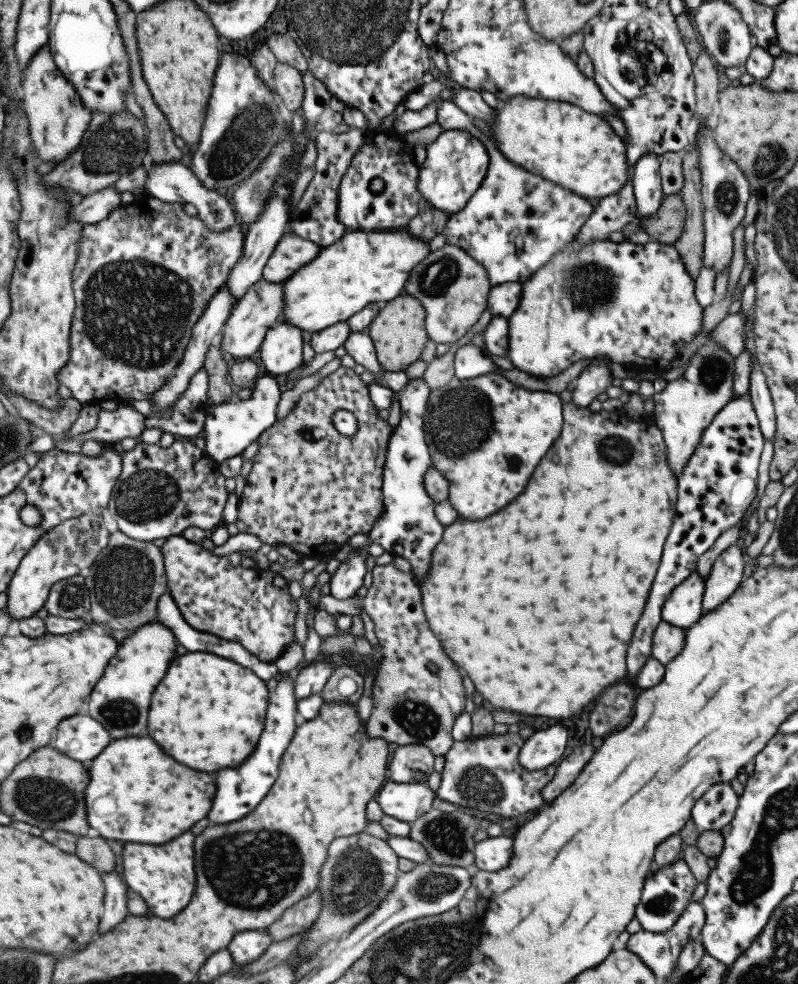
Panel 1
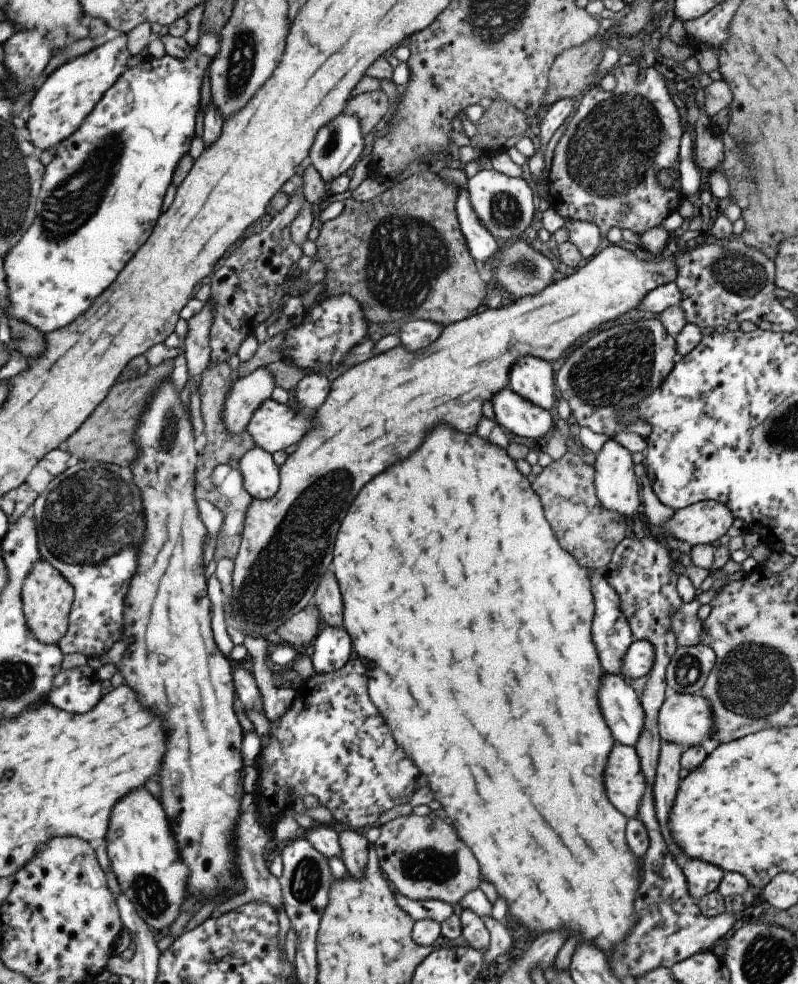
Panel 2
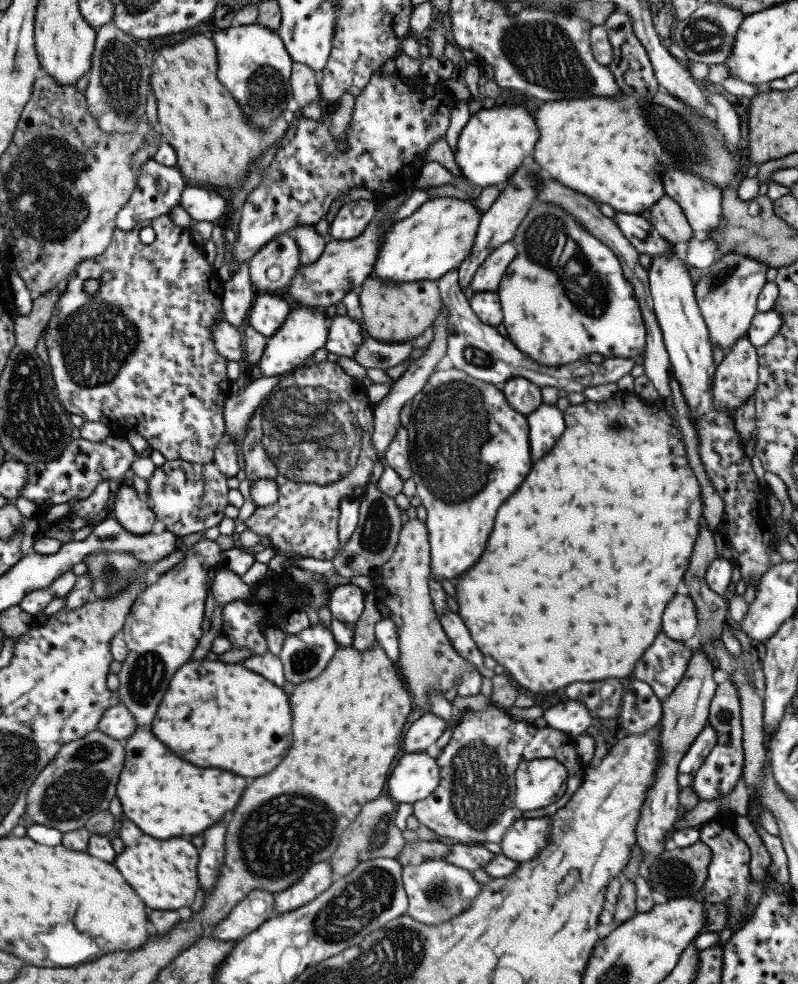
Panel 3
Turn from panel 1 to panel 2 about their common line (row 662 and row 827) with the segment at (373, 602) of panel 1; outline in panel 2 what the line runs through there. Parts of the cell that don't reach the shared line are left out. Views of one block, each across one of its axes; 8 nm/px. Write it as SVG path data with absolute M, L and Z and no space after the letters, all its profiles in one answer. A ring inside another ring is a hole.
M412 813L383 824L380 827L380 836L372 845L376 848L381 871L389 880L394 891L405 897L417 901L438 899L455 905L466 893L472 892L480 886L480 866L478 866L472 850L458 838L456 830L448 822L434 818L432 814L419 816Z

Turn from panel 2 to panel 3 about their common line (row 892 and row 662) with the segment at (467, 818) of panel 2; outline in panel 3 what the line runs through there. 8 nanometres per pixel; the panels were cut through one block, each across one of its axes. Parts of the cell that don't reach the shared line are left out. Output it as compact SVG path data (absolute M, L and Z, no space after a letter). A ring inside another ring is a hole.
M618 390L612 398L604 402L585 400L577 405L570 404L563 411L563 415L564 434L550 450L550 454L540 458L532 466L530 474L516 490L516 494L512 494L500 506L484 556L472 570L468 570L468 574L464 574L464 578L460 576L456 578L455 583L458 614L468 626L476 646L484 652L483 656L492 656L498 664L502 664L510 672L510 676L520 686L532 690L533 693L552 692L572 682L624 678L634 670L634 664L640 660L644 650L654 642L658 632L662 632L662 612L666 610L666 604L674 598L676 588L682 582L682 576L688 568L692 546L699 537L704 510L700 485L688 465L684 437L680 433L680 427L673 423L662 398L646 402L634 392Z

